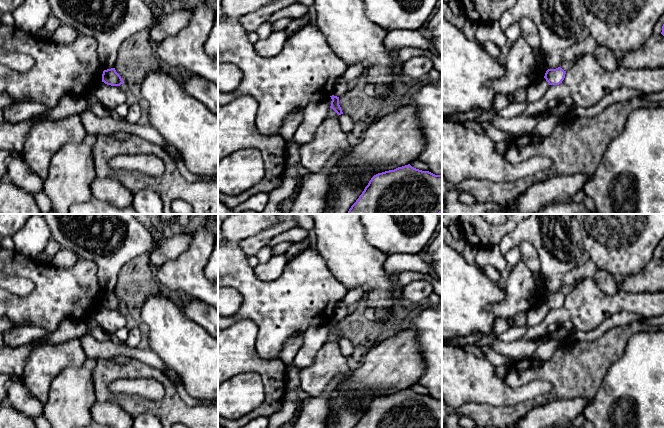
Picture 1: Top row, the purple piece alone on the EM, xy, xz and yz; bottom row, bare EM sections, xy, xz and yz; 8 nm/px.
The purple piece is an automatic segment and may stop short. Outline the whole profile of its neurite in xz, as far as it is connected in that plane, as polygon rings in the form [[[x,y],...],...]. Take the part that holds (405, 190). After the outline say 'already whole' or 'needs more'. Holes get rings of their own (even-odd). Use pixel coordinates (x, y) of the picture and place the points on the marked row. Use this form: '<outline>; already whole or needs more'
[[[410,164],[374,175],[347,214],[441,214],[442,175],[422,171]]]; already whole

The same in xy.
[[[115,68],[103,71],[102,82],[111,86],[120,86],[123,84],[121,76],[116,72]]]; already whole

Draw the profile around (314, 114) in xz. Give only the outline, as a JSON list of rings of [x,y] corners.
[[[325,101],[312,103],[302,109],[304,118],[290,141],[304,144],[314,138],[318,126],[328,117],[329,105]]]

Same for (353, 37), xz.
[[[314,0],[316,25],[325,35],[331,49],[347,65],[364,64],[364,75],[372,93],[385,98],[394,79],[393,69],[397,65],[395,52],[386,48],[384,41],[388,31],[373,23],[366,16],[363,0]]]

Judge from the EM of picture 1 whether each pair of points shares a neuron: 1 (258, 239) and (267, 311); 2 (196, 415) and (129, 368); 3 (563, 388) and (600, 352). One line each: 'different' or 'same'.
1: different
2: same
3: same

